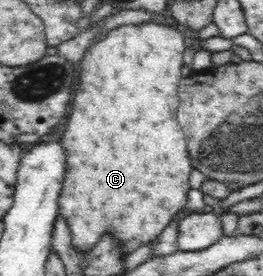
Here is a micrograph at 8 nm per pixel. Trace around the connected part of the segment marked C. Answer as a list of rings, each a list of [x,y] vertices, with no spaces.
[[[135,25],[120,26],[120,29],[113,29],[108,33],[104,39],[96,42],[92,49],[86,50],[86,57],[79,61],[79,75],[80,87],[74,93],[74,101],[72,101],[72,111],[66,129],[62,133],[62,144],[64,144],[65,155],[65,175],[63,179],[63,187],[59,195],[59,215],[64,219],[64,222],[70,229],[72,250],[80,255],[88,255],[92,251],[92,247],[97,247],[100,239],[106,235],[114,236],[119,239],[119,243],[124,245],[124,255],[134,254],[138,249],[153,242],[160,236],[163,230],[173,220],[181,210],[187,207],[187,196],[190,191],[190,173],[193,171],[186,153],[186,137],[176,121],[176,109],[178,109],[179,91],[178,89],[180,76],[180,66],[182,65],[182,51],[185,47],[181,31],[174,31],[172,26],[164,27],[164,25]]]

